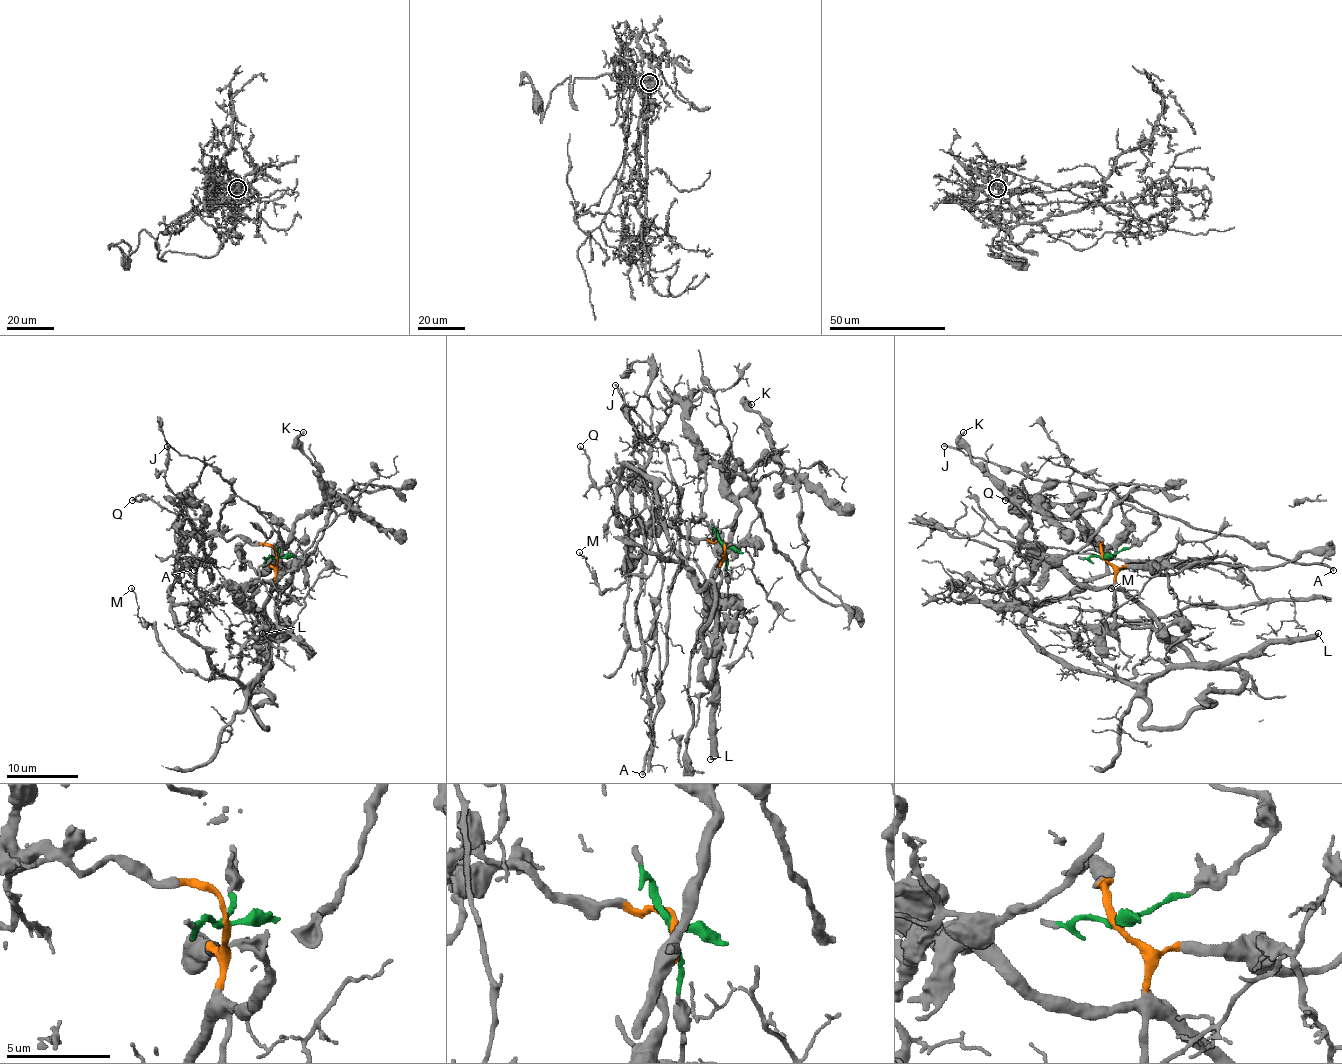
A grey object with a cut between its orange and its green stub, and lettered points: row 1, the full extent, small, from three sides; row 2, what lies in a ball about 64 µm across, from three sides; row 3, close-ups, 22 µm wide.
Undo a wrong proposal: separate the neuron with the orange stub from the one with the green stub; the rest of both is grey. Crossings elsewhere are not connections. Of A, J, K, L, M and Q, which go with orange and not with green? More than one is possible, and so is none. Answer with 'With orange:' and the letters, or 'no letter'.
With orange: K, L, M, Q

